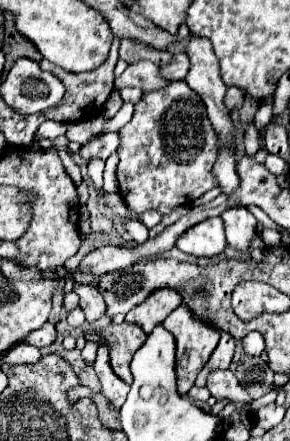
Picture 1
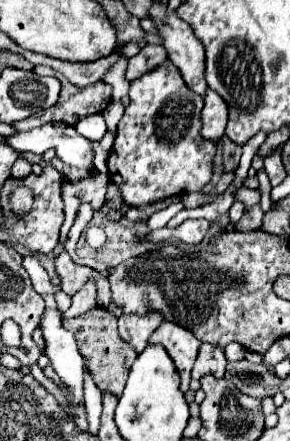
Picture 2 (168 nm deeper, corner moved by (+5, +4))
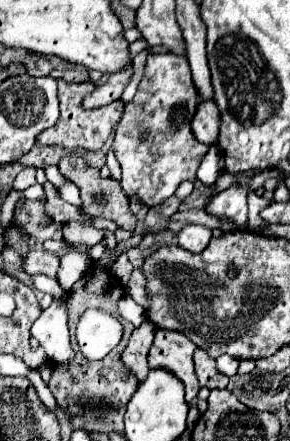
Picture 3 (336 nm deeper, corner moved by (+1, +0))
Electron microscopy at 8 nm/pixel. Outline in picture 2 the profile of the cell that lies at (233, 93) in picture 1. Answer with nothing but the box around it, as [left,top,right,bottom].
[201,90,229,140]

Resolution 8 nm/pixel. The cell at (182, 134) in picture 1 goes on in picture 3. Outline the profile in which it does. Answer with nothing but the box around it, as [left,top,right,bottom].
[113,54,209,206]

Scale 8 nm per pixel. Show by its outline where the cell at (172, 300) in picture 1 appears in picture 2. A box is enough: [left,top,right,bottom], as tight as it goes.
[119,312,163,352]

